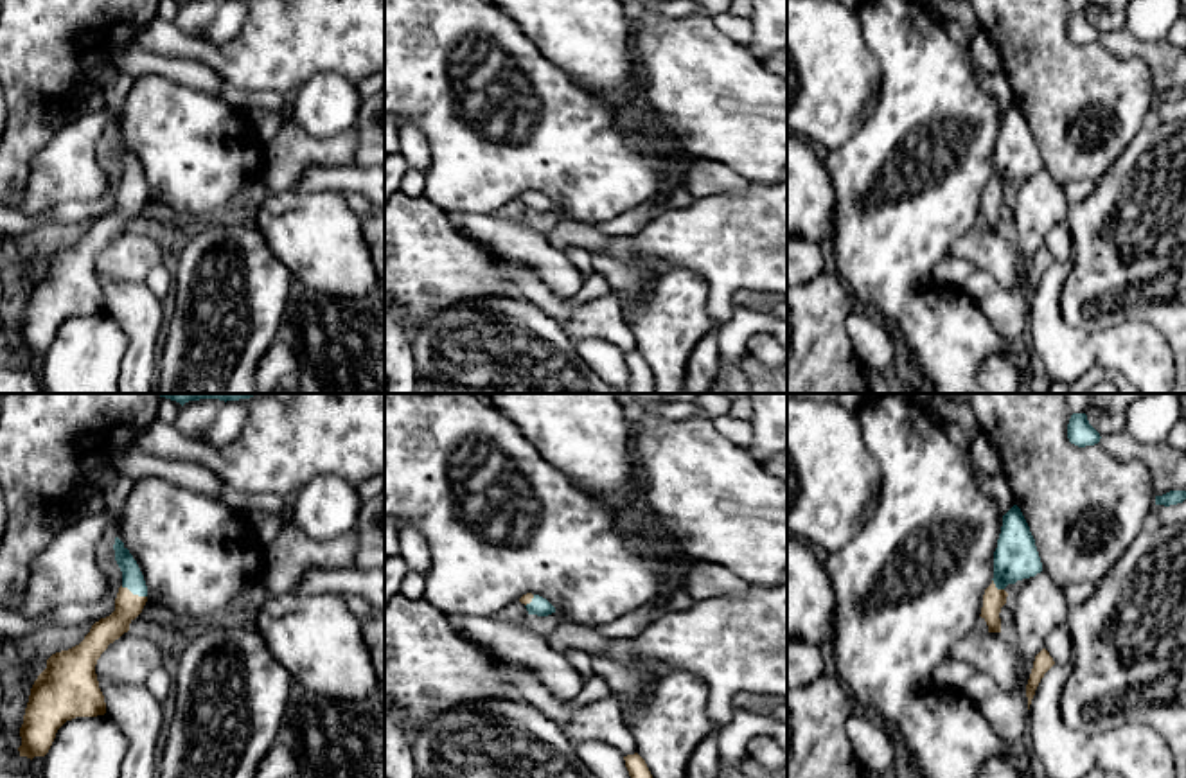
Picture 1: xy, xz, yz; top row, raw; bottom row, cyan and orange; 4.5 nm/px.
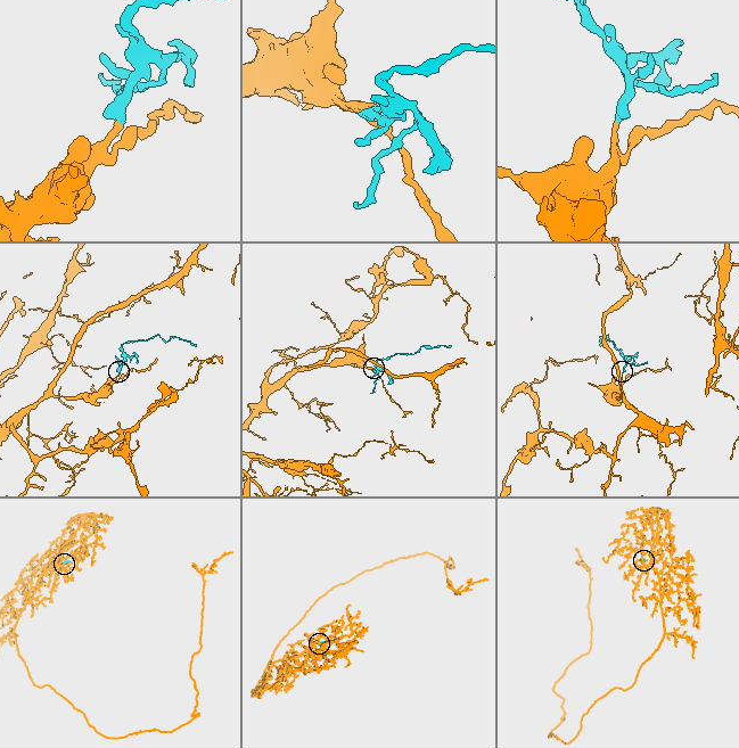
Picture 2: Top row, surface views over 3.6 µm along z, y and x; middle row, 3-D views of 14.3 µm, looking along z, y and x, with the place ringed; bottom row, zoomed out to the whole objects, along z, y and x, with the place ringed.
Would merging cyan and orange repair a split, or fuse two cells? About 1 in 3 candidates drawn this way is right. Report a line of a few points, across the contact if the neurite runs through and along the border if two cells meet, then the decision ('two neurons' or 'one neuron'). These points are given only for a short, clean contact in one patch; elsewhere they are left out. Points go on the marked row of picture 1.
line xy (132, 577), (133, 593), (128, 606); one neuron

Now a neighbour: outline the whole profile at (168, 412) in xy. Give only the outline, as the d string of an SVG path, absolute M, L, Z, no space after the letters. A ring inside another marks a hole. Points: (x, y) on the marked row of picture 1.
M160 397L156 419L165 424L174 424L180 415L181 404L165 397Z

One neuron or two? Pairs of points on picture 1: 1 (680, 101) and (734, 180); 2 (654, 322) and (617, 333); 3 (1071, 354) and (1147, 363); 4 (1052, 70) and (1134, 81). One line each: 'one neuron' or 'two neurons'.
1: two neurons
2: two neurons
3: one neuron
4: one neuron

